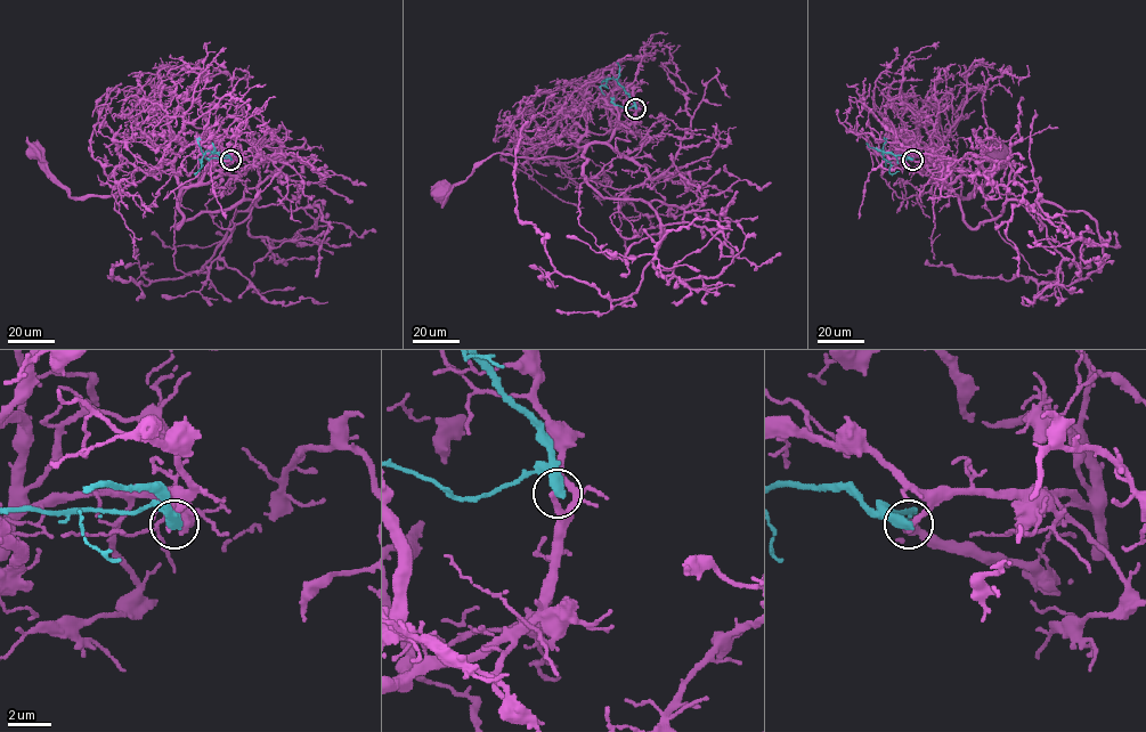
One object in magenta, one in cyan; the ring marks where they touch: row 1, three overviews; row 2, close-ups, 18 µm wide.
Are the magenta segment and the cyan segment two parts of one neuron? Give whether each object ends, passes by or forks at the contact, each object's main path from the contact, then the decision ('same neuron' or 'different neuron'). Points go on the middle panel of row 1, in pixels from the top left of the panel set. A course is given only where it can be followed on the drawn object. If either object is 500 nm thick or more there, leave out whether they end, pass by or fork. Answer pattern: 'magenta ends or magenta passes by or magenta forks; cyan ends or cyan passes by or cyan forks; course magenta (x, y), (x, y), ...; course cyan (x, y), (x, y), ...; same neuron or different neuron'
course magenta (635, 108), (635, 119), (607, 141), (587, 143), (567, 157), (495, 153), (464, 180), (439, 193); course cyan (635, 108), (612, 78), (608, 79), (607, 87), (600, 87), (604, 95); different neuron

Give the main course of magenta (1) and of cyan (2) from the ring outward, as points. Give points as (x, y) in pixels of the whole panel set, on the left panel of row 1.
1: (230, 160), (217, 156), (187, 186), (168, 160), (111, 195), (71, 197), (42, 152), (34, 152)
2: (230, 160), (228, 155), (208, 152), (195, 175), (200, 171)

